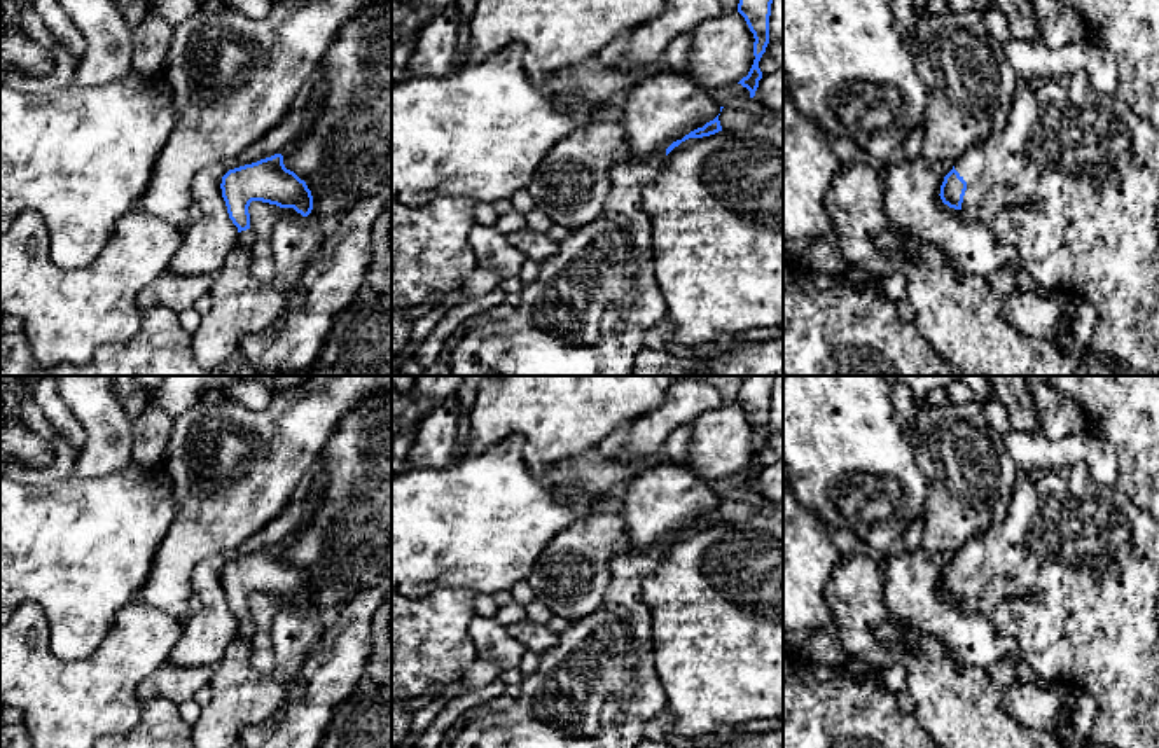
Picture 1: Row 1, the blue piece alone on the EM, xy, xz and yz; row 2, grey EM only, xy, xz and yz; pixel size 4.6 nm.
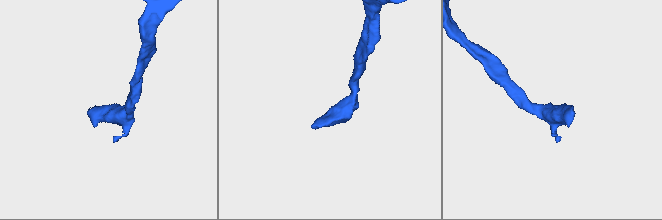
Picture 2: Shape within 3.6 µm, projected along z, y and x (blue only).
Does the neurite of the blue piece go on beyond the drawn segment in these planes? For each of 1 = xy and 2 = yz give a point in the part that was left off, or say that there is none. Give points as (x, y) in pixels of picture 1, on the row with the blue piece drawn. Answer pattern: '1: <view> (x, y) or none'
1: xy (243, 238)
2: yz (1070, 184)

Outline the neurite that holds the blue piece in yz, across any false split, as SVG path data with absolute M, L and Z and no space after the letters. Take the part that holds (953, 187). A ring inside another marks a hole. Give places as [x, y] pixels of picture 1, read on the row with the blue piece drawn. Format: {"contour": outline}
{"contour": "M1084 72L1061 73L1038 87L1019 82L1005 128L954 161L939 196L1014 250L1016 264L988 278L1000 299L1017 292L1016 271L1021 269L1038 287L1096 308L1093 351L1135 371L1159 374L1159 128L1136 115L1117 93L1098 91Z"}

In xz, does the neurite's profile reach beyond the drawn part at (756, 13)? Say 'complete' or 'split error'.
complete

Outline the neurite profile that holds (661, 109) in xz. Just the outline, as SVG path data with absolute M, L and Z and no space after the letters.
M652 68L617 101L621 128L636 159L659 163L666 149L720 114L708 89L684 73Z

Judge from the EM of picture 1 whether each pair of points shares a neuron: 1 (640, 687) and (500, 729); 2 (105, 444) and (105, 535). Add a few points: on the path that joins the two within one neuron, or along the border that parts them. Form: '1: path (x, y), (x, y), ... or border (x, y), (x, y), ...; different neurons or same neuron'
1: path (605, 689), (572, 720), (553, 729), (535, 729); same neuron
2: border (131, 462), (105, 474), (76, 476); different neurons

